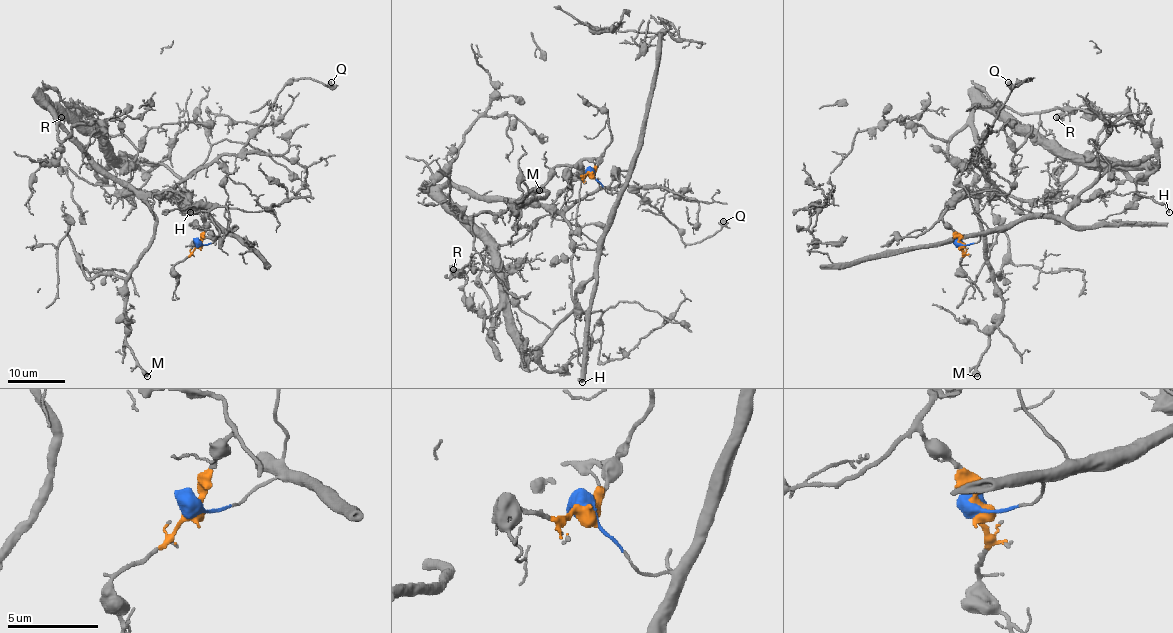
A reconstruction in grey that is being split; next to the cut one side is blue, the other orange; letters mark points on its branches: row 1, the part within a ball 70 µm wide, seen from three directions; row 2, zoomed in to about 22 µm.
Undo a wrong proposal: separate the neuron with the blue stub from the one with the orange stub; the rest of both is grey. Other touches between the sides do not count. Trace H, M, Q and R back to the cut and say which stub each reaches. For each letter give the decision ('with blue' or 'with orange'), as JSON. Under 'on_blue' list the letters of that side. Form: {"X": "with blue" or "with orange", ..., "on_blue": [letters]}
{"H": "with orange", "M": "with orange", "Q": "with orange", "R": "with orange", "on_blue": []}

